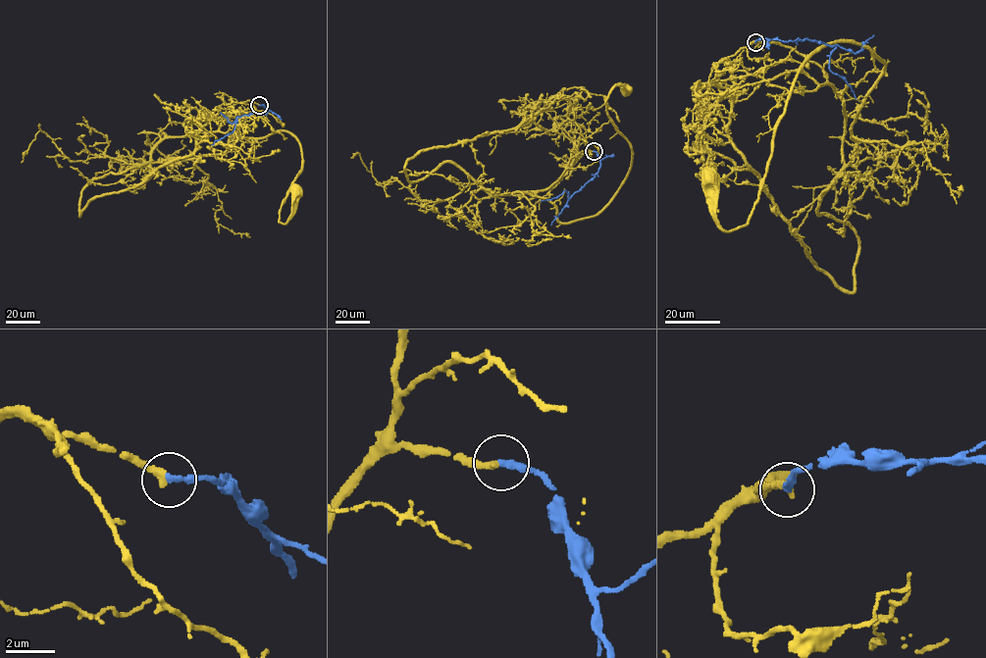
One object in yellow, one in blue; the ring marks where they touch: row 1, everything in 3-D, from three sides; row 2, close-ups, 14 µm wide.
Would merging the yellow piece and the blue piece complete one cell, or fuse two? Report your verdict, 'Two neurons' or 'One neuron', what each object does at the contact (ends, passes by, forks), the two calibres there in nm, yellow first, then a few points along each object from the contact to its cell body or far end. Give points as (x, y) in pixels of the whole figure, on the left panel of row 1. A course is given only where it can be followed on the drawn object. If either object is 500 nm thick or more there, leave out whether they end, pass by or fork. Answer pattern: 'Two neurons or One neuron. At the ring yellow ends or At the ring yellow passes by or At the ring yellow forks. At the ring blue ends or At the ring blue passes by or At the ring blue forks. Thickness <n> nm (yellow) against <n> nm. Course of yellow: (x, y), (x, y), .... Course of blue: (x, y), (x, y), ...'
One neuron. At the ring yellow ends. At the ring blue ends. Thickness 320 nm (yellow) against 240 nm. Course of yellow: (259, 105), (235, 104), (217, 130), (166, 136), (151, 161), (285, 130), (301, 172), (279, 222), (298, 192). Course of blue: (259, 105), (268, 112), (237, 117), (232, 132), (211, 144)

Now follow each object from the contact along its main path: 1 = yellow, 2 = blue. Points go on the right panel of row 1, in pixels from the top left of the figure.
1: (754, 42), (822, 70), (846, 165), (884, 67), (841, 40), (804, 62), (746, 224), (724, 230), (707, 178)
2: (754, 42), (767, 39), (795, 41), (806, 39), (835, 45), (829, 69), (843, 77), (856, 98)

